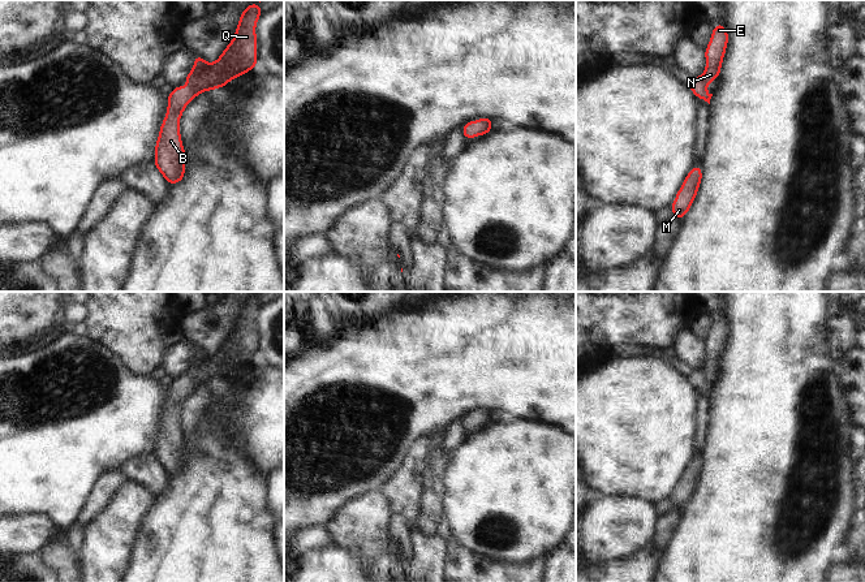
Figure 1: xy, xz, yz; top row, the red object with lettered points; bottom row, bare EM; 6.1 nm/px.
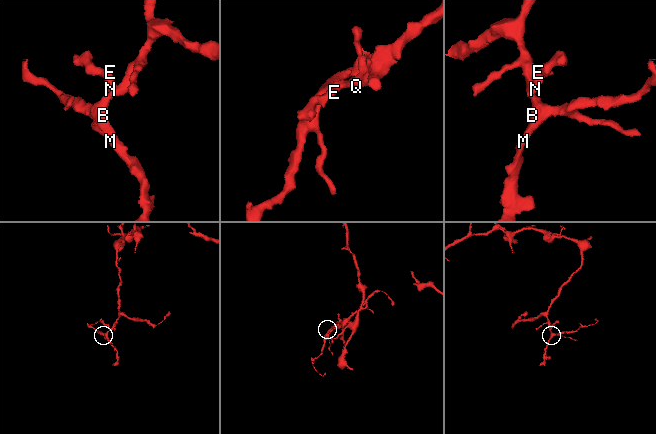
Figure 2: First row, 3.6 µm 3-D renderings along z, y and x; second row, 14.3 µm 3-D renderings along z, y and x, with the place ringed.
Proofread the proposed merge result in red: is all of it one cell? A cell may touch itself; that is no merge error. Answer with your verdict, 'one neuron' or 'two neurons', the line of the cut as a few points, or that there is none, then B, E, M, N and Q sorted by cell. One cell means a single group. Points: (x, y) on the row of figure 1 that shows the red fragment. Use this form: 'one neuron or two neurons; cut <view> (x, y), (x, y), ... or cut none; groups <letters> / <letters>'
one neuron; cut none; groups B E M N Q

